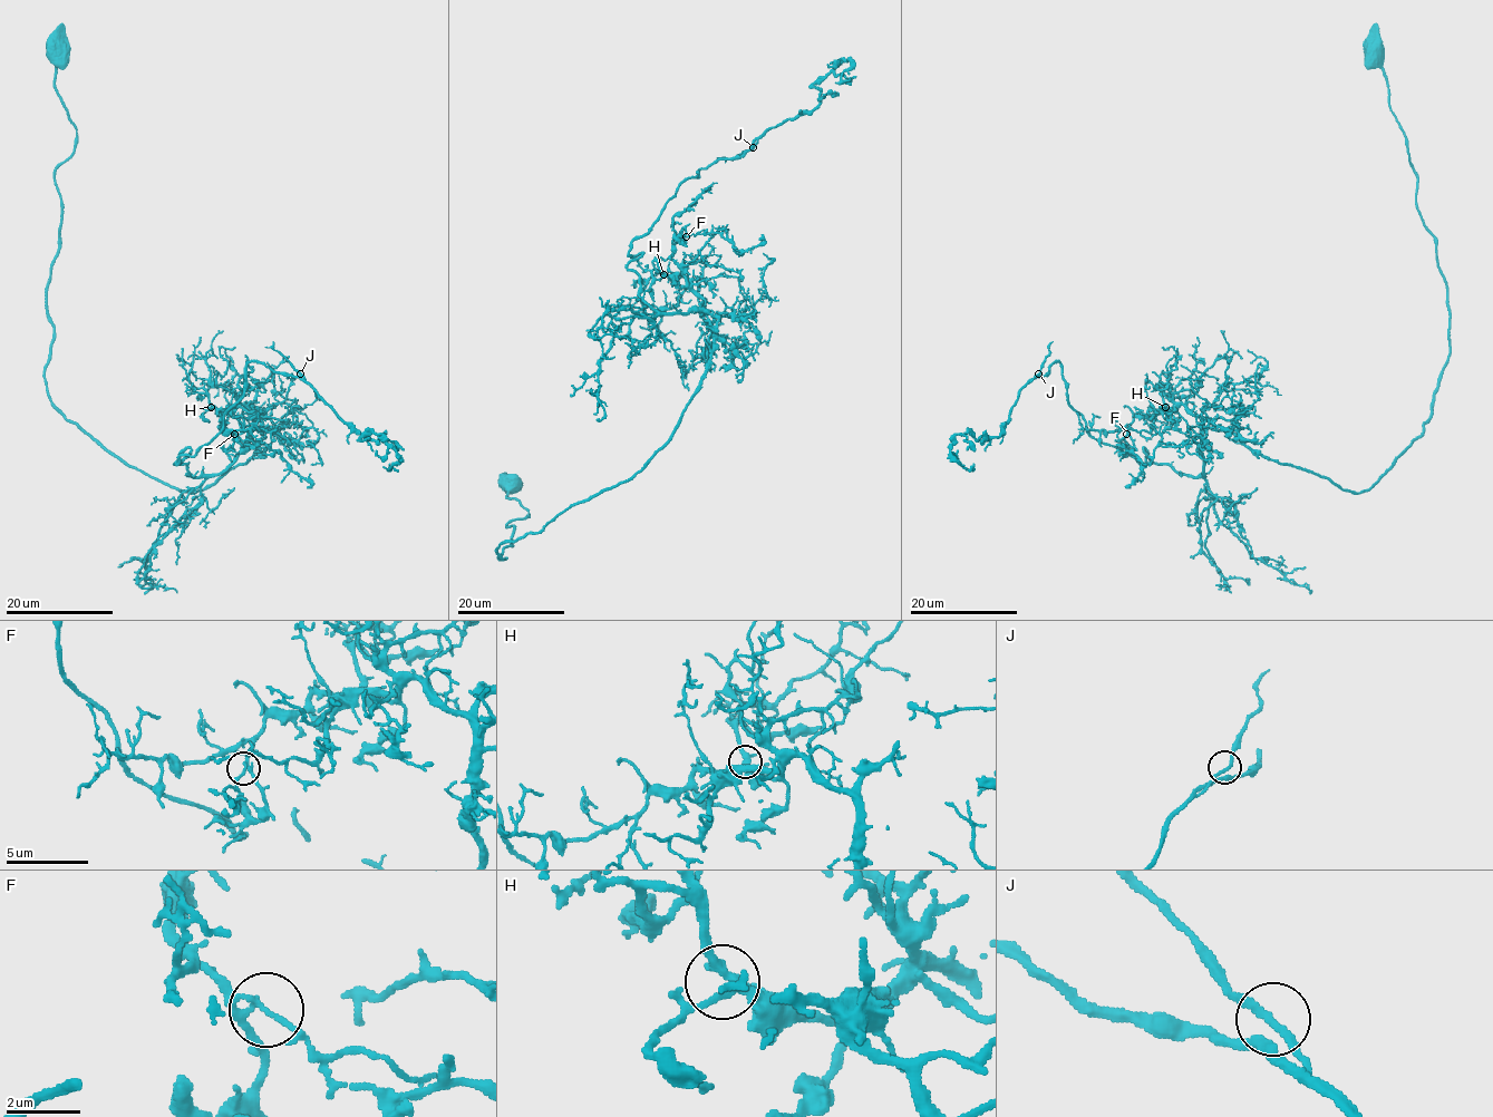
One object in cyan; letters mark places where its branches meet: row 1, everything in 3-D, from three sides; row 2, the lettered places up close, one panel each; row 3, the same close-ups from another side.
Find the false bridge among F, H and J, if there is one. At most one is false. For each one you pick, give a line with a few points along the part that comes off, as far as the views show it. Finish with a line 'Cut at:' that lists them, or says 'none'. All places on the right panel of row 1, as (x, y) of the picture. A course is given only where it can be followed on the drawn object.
Cut at: none

